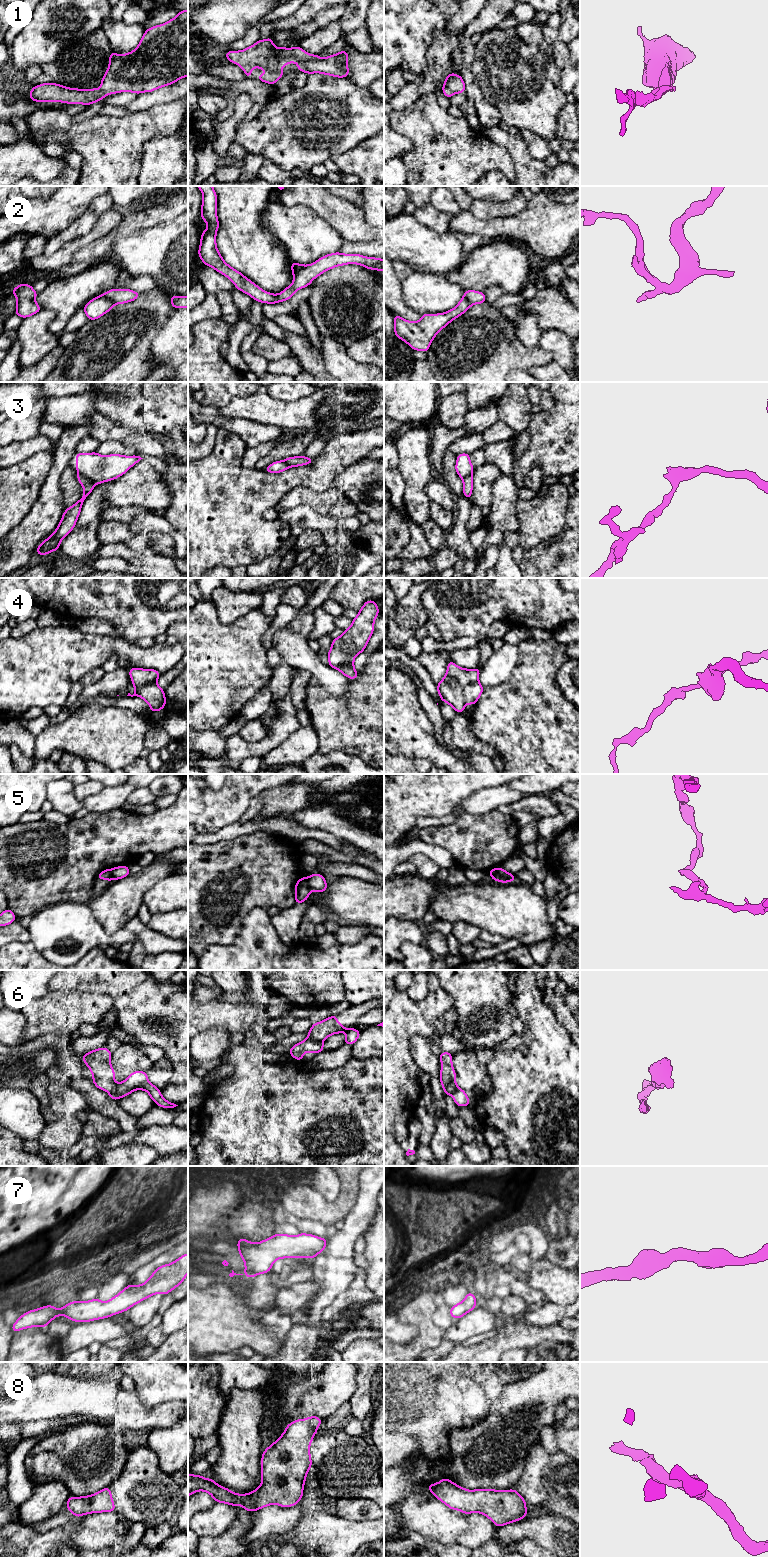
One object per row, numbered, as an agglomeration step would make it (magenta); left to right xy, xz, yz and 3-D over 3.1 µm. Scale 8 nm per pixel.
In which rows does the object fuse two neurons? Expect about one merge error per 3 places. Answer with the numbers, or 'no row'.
2, 3, 4, 5, 6

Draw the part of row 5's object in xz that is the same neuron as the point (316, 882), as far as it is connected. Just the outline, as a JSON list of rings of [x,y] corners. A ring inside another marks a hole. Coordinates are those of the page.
[[[311,874],[307,877],[307,882],[311,890],[317,892],[325,892],[327,890],[327,883],[321,874]]]

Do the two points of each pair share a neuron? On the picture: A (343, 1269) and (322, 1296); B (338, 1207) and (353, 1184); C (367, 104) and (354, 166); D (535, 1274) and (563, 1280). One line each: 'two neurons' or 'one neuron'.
A: one neuron
B: one neuron
C: two neurons
D: one neuron

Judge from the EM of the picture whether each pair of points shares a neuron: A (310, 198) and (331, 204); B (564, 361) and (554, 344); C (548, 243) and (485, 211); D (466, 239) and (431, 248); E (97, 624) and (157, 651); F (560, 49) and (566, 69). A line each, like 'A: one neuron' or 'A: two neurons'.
A: one neuron
B: one neuron
C: two neurons
D: two neurons
E: two neurons
F: one neuron

